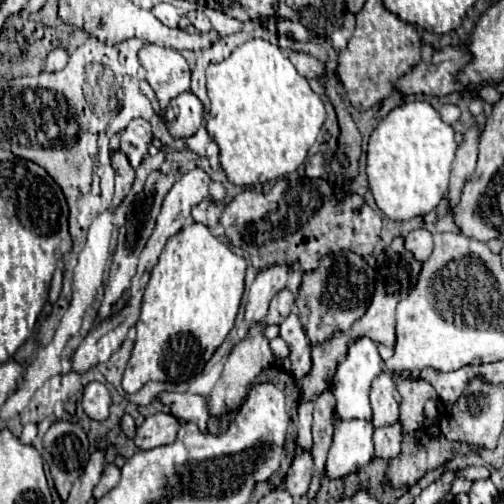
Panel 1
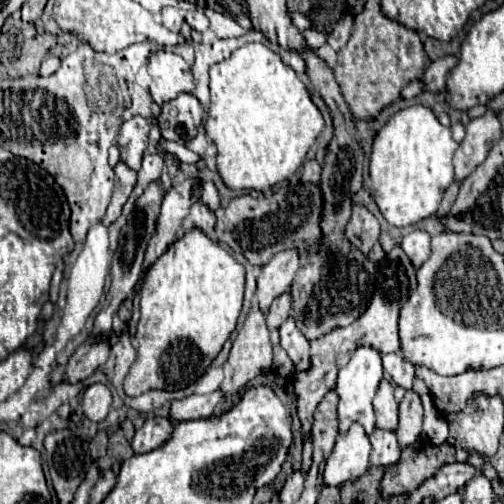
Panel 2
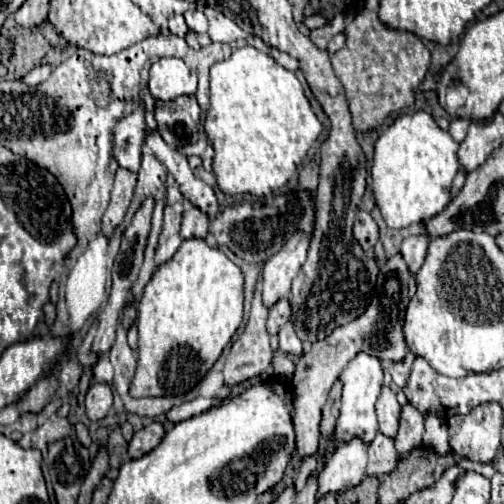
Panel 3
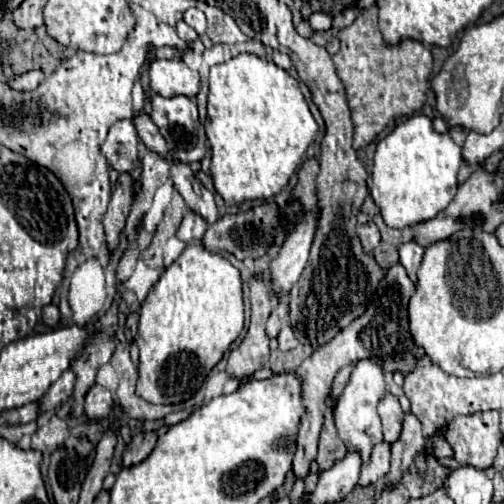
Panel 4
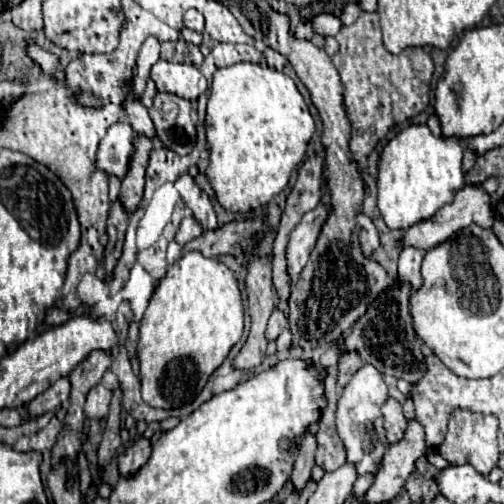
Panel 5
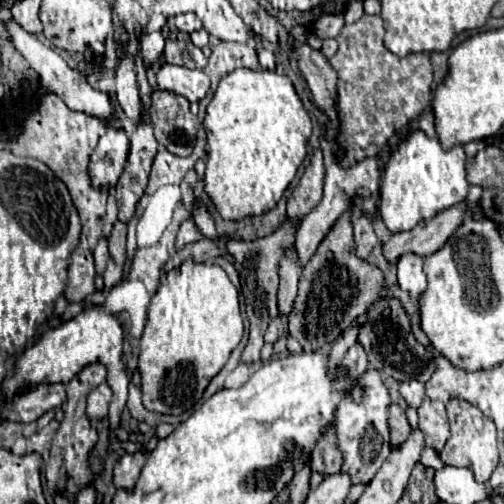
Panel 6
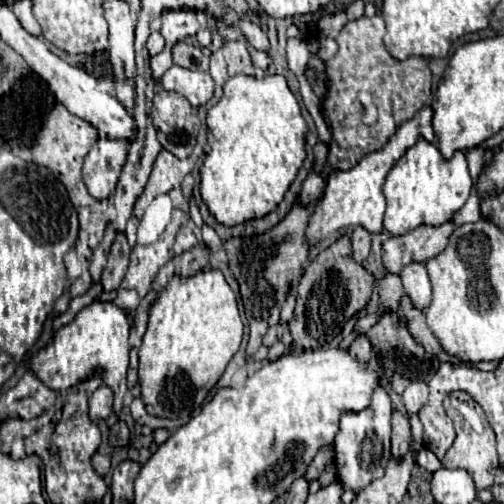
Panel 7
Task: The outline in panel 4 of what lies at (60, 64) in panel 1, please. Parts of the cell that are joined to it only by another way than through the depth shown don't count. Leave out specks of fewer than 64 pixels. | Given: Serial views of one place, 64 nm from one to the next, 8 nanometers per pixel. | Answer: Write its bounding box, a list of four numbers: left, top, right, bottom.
[8,70,45,91]

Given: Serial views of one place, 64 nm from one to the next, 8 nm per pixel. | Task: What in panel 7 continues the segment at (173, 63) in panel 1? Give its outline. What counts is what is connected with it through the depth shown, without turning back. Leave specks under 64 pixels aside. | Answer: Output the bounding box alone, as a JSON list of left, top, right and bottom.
[160,66,214,108]

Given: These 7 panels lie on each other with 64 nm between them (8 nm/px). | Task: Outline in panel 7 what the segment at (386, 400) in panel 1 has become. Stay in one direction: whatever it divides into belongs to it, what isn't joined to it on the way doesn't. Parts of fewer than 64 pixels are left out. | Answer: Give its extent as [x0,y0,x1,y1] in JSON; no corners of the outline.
[392,412,410,460]

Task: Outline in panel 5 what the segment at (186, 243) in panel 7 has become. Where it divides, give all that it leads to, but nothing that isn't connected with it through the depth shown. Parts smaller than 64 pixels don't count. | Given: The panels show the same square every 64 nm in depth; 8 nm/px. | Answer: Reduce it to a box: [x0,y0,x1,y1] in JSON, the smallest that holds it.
[176,216,204,246]

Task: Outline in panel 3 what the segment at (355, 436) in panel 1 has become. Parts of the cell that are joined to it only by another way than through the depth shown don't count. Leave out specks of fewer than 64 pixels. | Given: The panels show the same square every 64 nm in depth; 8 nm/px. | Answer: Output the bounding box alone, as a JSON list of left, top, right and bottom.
[318,438,368,498]

